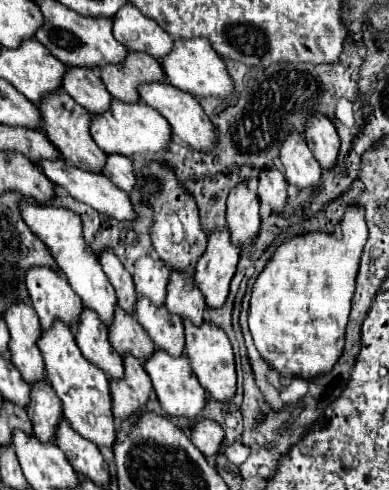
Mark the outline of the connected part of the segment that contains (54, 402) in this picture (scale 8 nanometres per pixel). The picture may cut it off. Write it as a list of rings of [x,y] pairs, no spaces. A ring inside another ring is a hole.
[[[40,382],[32,386],[30,394],[30,404],[28,404],[28,416],[34,424],[34,434],[38,436],[40,442],[56,442],[56,428],[62,414],[62,404],[56,392],[50,388],[48,382]]]

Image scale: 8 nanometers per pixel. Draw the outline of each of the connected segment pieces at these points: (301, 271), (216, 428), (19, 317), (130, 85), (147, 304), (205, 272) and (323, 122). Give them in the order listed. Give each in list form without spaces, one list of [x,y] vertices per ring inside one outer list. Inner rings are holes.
[[[356,206],[348,208],[340,224],[340,239],[324,232],[310,232],[286,240],[252,288],[248,324],[256,350],[284,378],[314,380],[328,374],[342,356],[350,300],[356,290],[368,228],[364,210]]]
[[[198,420],[196,426],[192,428],[192,442],[194,446],[210,460],[214,462],[218,452],[222,450],[224,444],[224,430],[220,424],[212,420]]]
[[[14,304],[4,314],[4,320],[10,330],[10,356],[26,384],[36,384],[46,380],[44,360],[38,348],[38,338],[42,328],[38,316],[30,304]]]
[[[130,50],[128,58],[120,64],[108,64],[100,70],[100,78],[104,80],[108,92],[122,102],[140,102],[138,88],[144,84],[164,82],[164,70],[160,68],[160,60],[152,58],[144,52]]]
[[[138,298],[136,302],[136,318],[156,344],[156,348],[182,356],[184,352],[184,326],[180,316],[170,314],[164,306],[158,308],[146,298]]]
[[[228,230],[212,232],[208,236],[208,248],[196,264],[194,274],[194,282],[202,290],[208,308],[216,310],[224,306],[230,290],[230,280],[236,274],[238,256],[240,248],[230,242]]]
[[[314,116],[308,120],[306,142],[316,156],[316,162],[324,170],[332,170],[340,154],[340,138],[334,124],[324,116]]]

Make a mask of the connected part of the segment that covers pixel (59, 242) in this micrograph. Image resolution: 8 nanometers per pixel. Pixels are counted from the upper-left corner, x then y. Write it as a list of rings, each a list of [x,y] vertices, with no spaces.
[[[26,200],[20,202],[20,212],[24,216],[24,222],[32,228],[32,232],[36,232],[46,242],[46,246],[52,250],[60,270],[66,274],[72,290],[82,298],[84,306],[92,308],[104,324],[112,324],[114,310],[116,310],[116,304],[118,304],[116,292],[114,292],[112,284],[108,282],[106,274],[102,272],[102,266],[100,266],[98,258],[94,256],[94,252],[86,246],[86,242],[82,238],[80,218],[66,208],[38,206],[38,204],[28,204]]]

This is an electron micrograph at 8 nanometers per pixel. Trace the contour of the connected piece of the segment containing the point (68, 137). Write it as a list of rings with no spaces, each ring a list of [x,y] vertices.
[[[58,90],[52,96],[46,96],[38,108],[42,112],[42,128],[44,128],[46,136],[50,138],[50,142],[60,150],[64,160],[68,160],[70,164],[74,164],[78,168],[84,168],[86,172],[102,174],[108,154],[104,154],[98,148],[98,144],[92,140],[92,134],[90,134],[92,114],[86,108],[82,108],[80,104],[76,104],[64,90]]]

